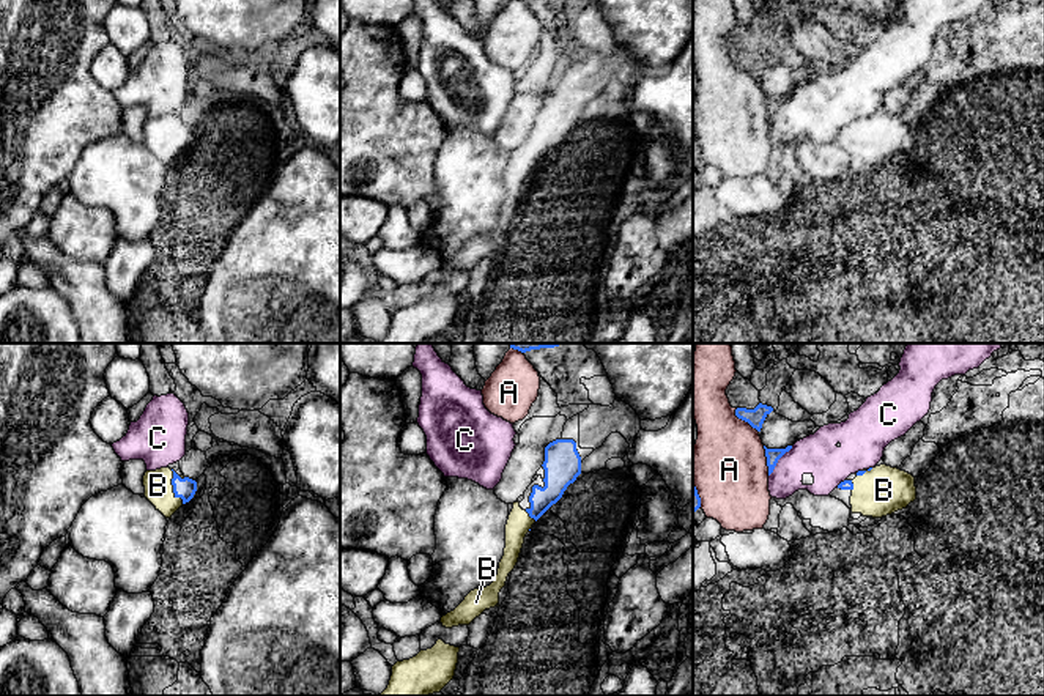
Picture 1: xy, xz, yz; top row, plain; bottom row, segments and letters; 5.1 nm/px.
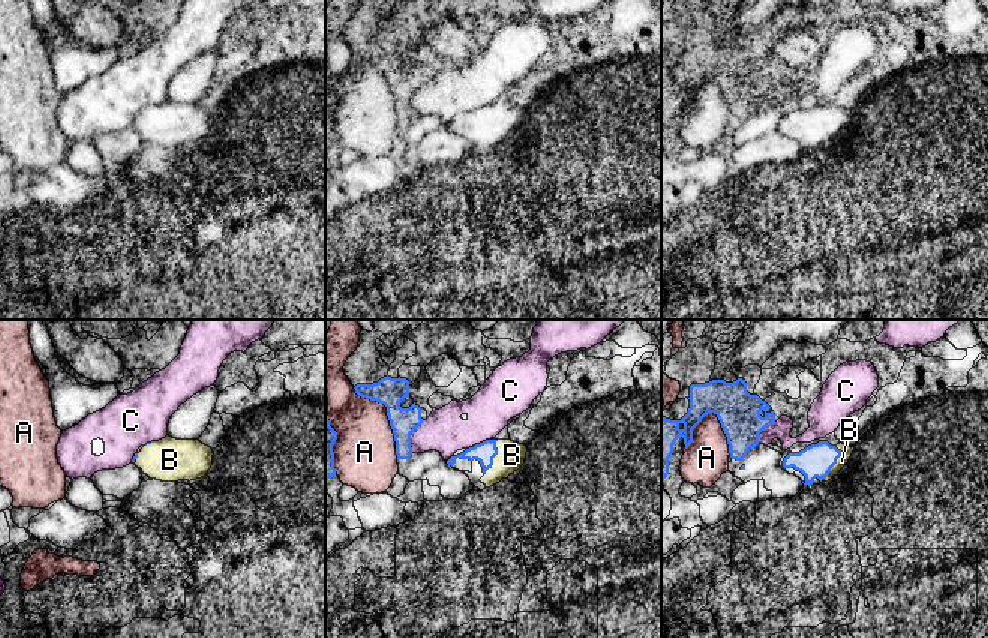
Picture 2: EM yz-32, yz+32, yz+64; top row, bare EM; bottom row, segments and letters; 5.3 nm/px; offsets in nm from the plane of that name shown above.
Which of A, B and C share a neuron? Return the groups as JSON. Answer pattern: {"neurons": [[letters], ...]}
{"neurons": [["A"], ["B"], ["C"]]}

